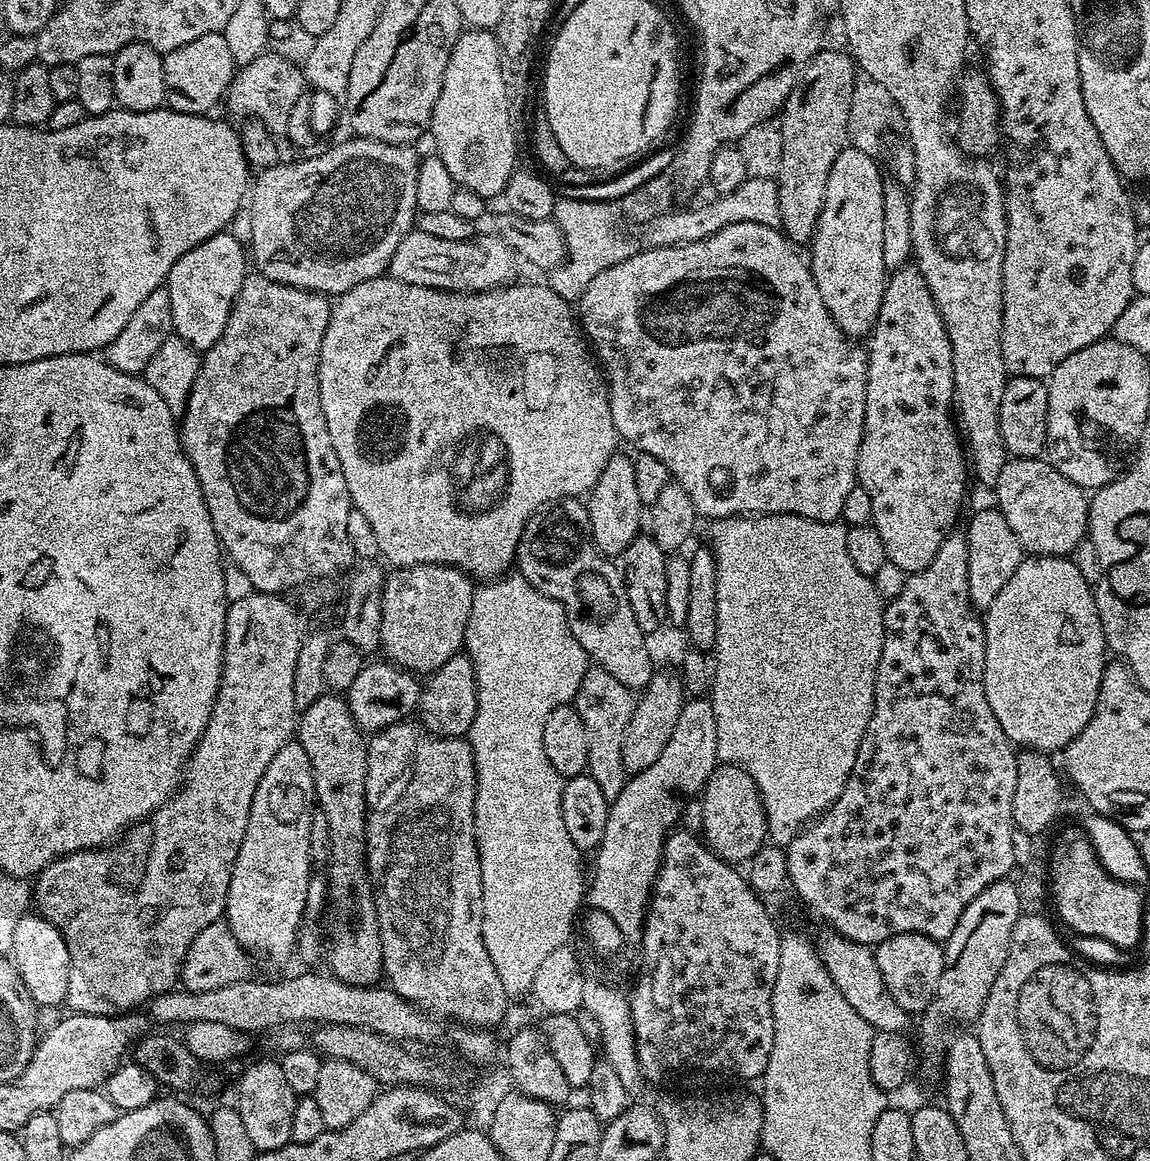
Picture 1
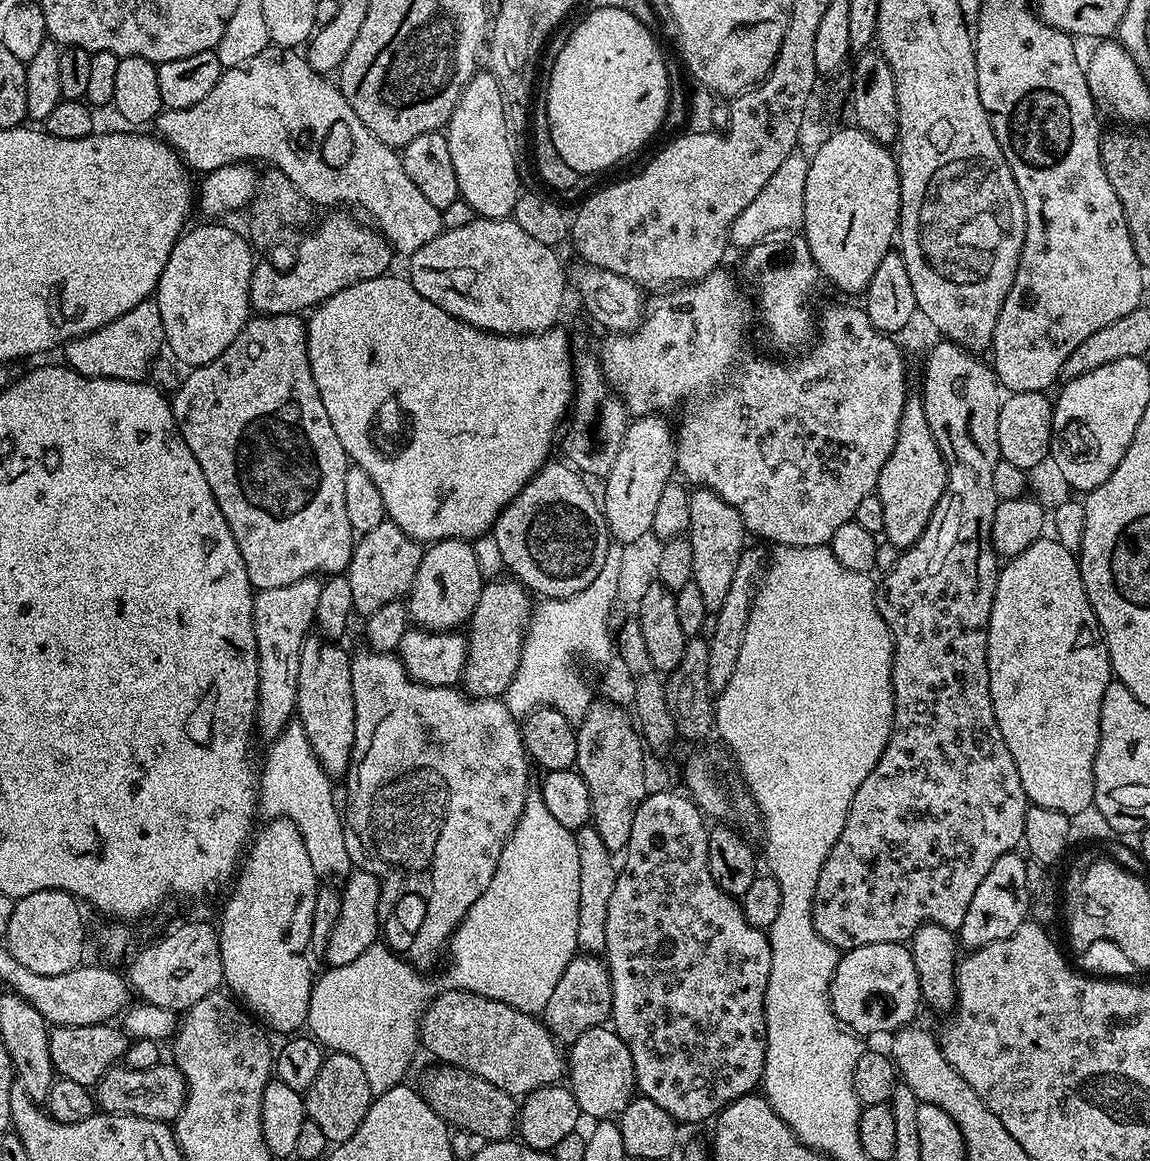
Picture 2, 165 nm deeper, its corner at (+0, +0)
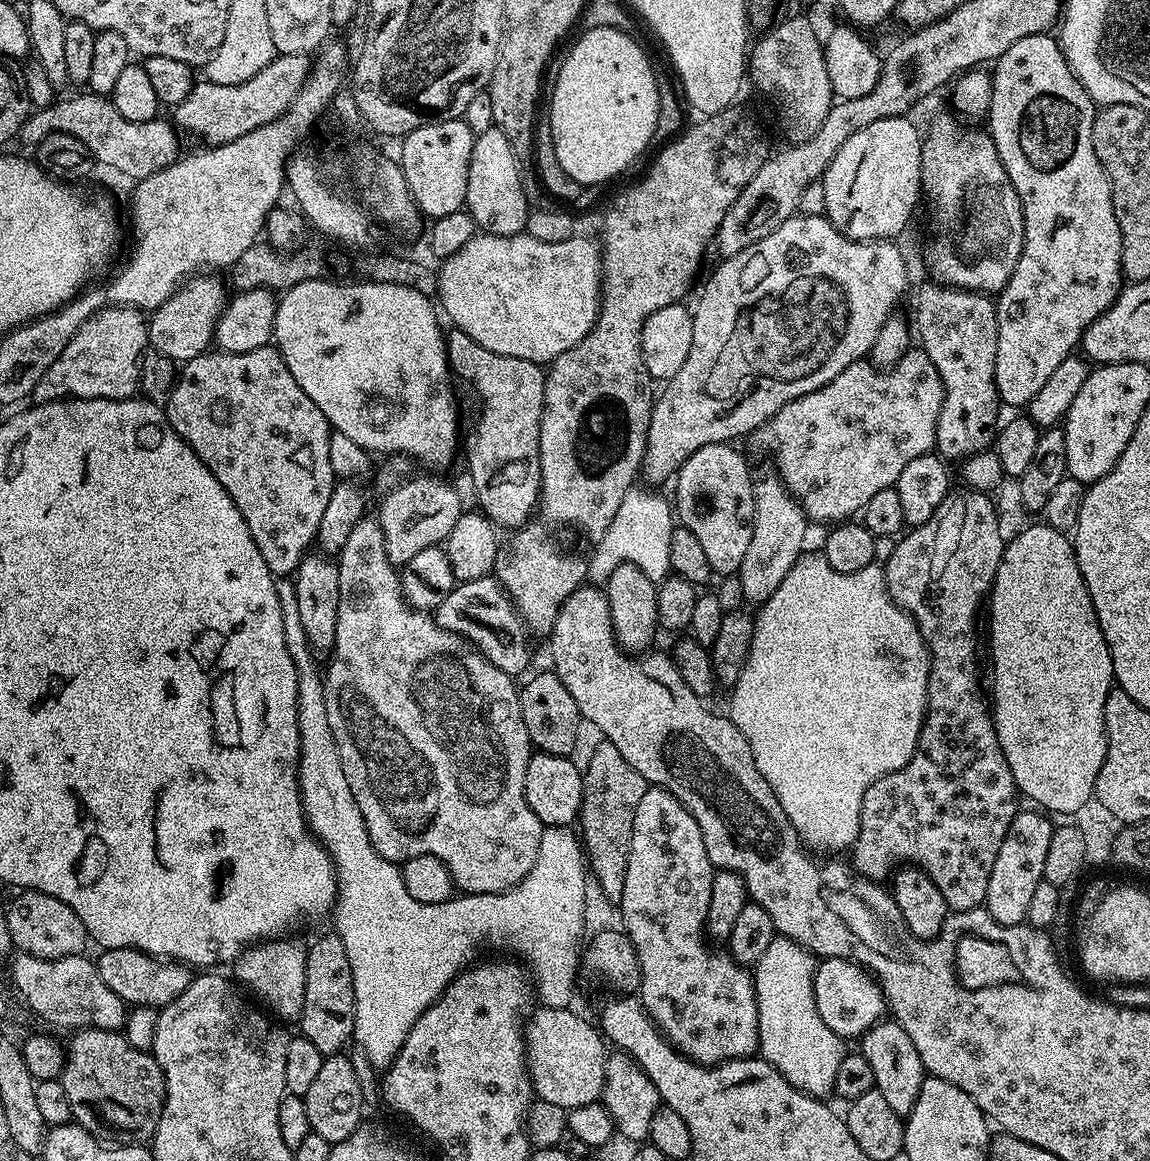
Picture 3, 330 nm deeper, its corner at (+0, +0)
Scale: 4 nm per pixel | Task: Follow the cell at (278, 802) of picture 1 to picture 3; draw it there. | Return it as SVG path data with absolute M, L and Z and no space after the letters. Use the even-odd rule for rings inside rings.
M292 938L265 940L252 945L251 948L246 948L244 953L234 962L234 969L236 968L237 976L235 976L235 979L249 993L252 991L261 1000L259 1003L273 1017L279 1018L281 1021L292 1020L292 1022L296 1022L299 1021L302 1014L302 1002L306 992L306 958L308 957L308 949L305 941L288 939Z

